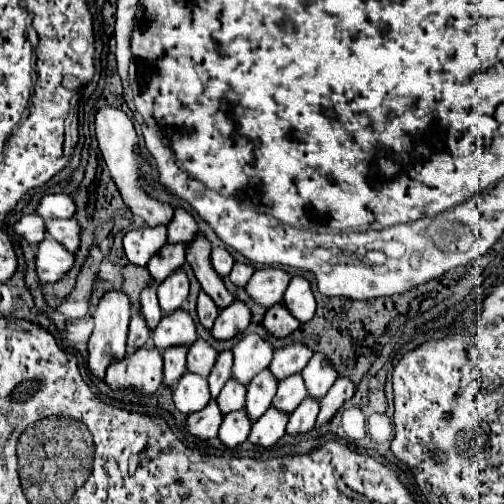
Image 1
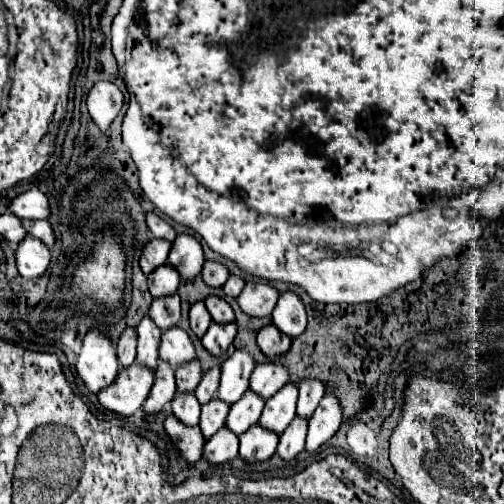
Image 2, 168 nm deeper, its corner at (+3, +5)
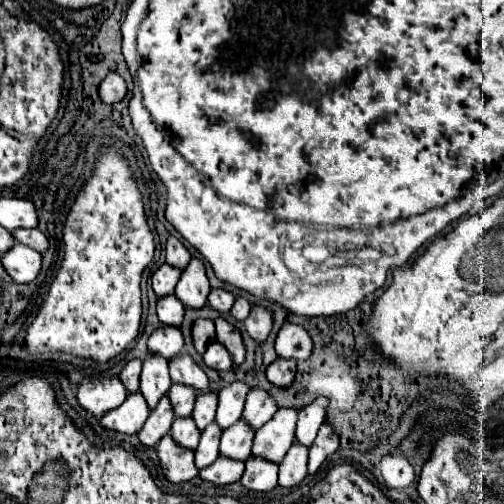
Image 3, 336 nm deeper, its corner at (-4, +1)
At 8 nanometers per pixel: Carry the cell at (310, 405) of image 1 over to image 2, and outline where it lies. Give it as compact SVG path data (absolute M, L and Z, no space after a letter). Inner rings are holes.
M295 416L293 422L285 428L285 432L279 436L277 454L287 462L293 460L305 448L305 436L307 436L307 420Z

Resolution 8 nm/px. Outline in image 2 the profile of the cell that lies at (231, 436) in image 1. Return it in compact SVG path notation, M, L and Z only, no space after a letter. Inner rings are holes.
M223 426L217 434L213 434L207 440L203 458L209 460L211 464L223 464L223 462L233 460L237 456L237 450L239 450L237 434L233 434L227 426Z

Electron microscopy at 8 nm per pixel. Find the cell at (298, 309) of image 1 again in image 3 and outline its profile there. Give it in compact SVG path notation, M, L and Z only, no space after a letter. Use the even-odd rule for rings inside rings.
M284 324L276 338L276 354L284 360L308 360L312 354L312 340L308 338L308 332L298 324Z

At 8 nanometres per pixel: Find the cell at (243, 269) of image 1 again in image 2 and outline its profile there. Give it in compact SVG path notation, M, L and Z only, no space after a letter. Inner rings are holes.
M231 274L229 278L227 278L227 282L225 282L225 286L223 286L223 290L225 290L225 294L227 296L239 296L239 292L243 290L243 278L239 278L239 276L235 276L235 274Z

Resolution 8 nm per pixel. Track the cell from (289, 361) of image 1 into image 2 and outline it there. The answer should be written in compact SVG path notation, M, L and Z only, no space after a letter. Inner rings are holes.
M267 362L267 364L257 364L253 374L251 374L251 384L249 388L257 394L261 394L265 400L271 398L281 386L289 382L289 368L279 364L279 362Z

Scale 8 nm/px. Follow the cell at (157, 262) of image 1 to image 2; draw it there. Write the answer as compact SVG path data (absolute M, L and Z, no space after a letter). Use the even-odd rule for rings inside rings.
M165 262L157 270L153 270L153 274L149 274L149 290L155 298L165 296L165 294L171 294L177 290L179 280L181 280L181 276L177 274L177 270L173 266L169 266L169 262Z

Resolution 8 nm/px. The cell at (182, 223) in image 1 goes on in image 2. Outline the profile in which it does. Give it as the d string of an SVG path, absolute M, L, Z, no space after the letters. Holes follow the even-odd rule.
M179 234L169 252L169 264L175 266L181 274L181 278L195 278L201 272L205 258L199 240L189 234Z

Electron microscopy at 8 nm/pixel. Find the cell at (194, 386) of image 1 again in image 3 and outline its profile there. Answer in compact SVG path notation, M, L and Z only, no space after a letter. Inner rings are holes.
M182 418L182 420L174 420L170 436L174 438L174 442L178 446L182 446L186 450L196 450L200 432L196 432L196 424L192 422L192 418Z

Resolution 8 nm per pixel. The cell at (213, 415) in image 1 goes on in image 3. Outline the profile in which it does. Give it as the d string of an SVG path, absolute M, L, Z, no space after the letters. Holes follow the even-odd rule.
M164 436L156 448L158 460L162 466L162 474L166 480L174 484L190 482L194 476L198 476L196 466L192 466L192 450L180 450L176 442L172 442L172 436Z

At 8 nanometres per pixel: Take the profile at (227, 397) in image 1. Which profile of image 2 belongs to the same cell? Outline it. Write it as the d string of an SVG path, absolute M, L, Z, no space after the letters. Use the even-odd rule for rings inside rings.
M213 398L209 400L207 404L201 406L201 432L205 432L205 438L213 436L223 424L225 424L225 418L231 410L231 404L223 402L221 398Z

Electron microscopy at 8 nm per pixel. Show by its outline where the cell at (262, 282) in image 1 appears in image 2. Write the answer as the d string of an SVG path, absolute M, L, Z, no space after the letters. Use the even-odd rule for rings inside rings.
M247 282L243 292L239 294L239 306L249 316L269 316L277 304L279 292L271 284L263 282Z

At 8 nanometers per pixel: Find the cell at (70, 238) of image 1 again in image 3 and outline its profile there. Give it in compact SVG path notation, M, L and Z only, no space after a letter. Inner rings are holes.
M20 228L20 230L14 230L12 236L14 236L14 240L16 240L18 244L30 246L32 250L36 250L36 252L40 252L40 254L48 248L48 238L46 238L38 228L32 228L32 230Z

